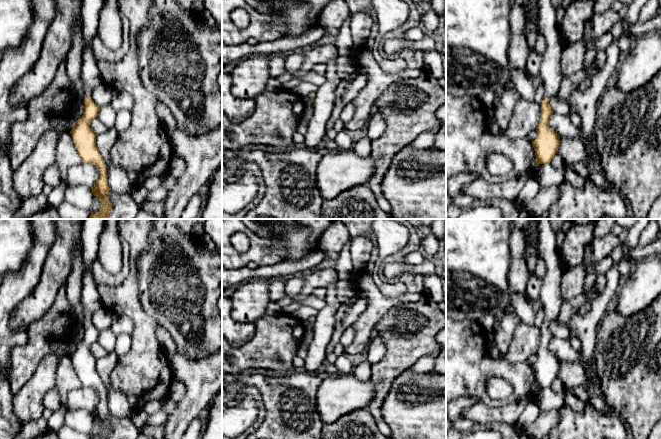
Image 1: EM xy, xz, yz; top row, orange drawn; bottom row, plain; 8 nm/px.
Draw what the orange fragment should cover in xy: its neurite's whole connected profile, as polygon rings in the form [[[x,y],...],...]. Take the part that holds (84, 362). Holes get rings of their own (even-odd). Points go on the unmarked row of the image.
[[[84,219],[81,231],[82,262],[87,269],[82,275],[81,305],[85,317],[84,336],[80,343],[75,345],[75,349],[70,355],[75,372],[80,378],[83,387],[94,388],[98,391],[100,401],[93,411],[94,420],[101,424],[101,433],[92,439],[109,439],[112,434],[111,427],[107,423],[110,415],[107,403],[107,393],[105,386],[96,370],[96,358],[90,351],[90,346],[97,342],[99,330],[92,324],[94,312],[103,308],[100,294],[92,276],[92,265],[98,254],[100,235],[104,228],[106,219]]]

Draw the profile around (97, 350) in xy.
[[[95,342],[90,346],[90,351],[96,359],[106,357],[109,354],[109,352],[105,350],[98,342]]]

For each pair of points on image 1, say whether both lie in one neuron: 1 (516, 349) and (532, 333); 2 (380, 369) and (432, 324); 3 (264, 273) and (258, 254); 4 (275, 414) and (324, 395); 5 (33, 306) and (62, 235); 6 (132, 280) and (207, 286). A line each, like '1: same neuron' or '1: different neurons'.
1: same neuron
2: same neuron
3: different neurons
4: different neurons
5: same neuron
6: different neurons

